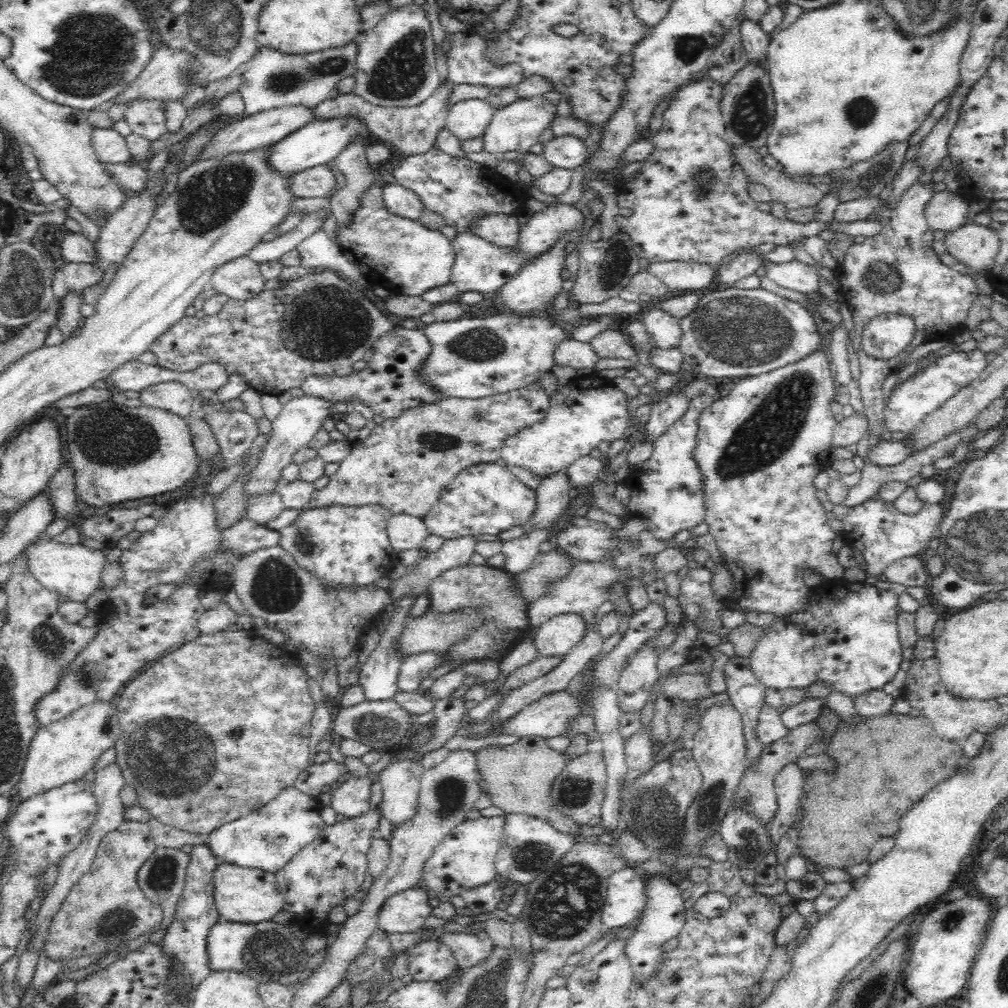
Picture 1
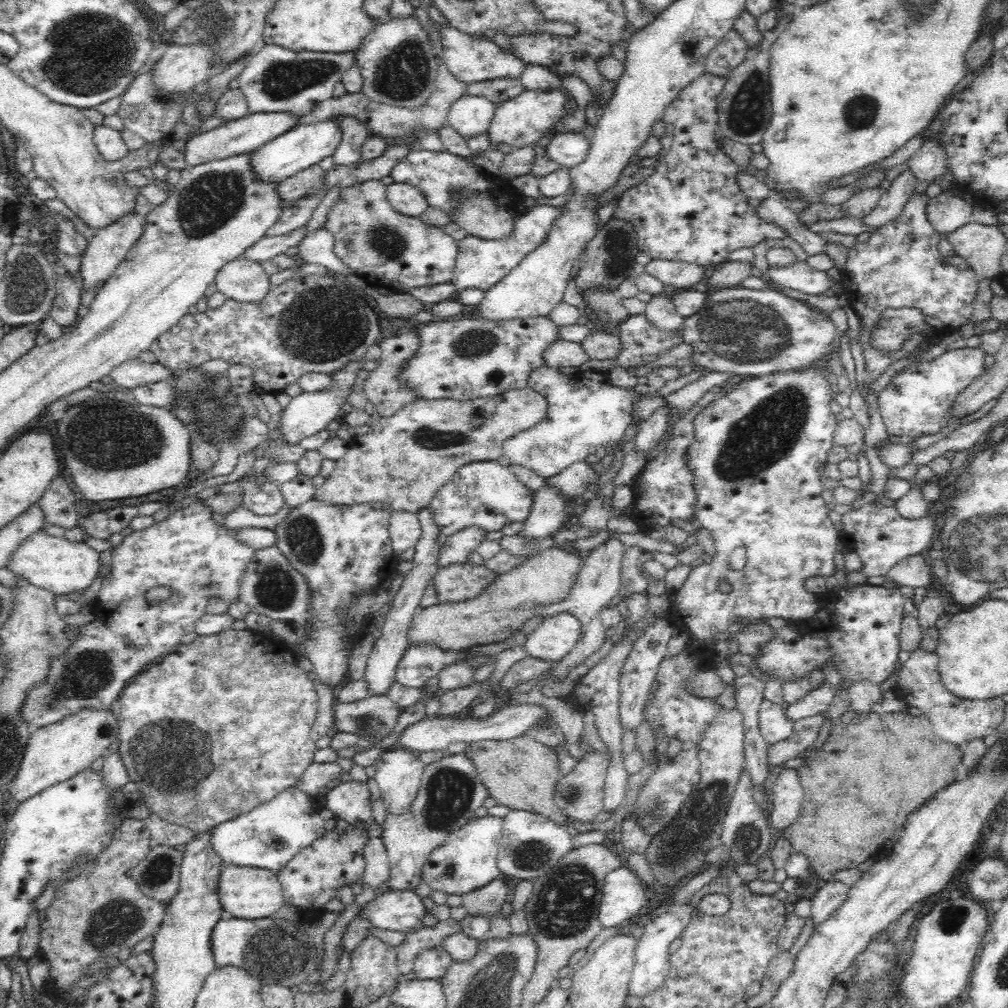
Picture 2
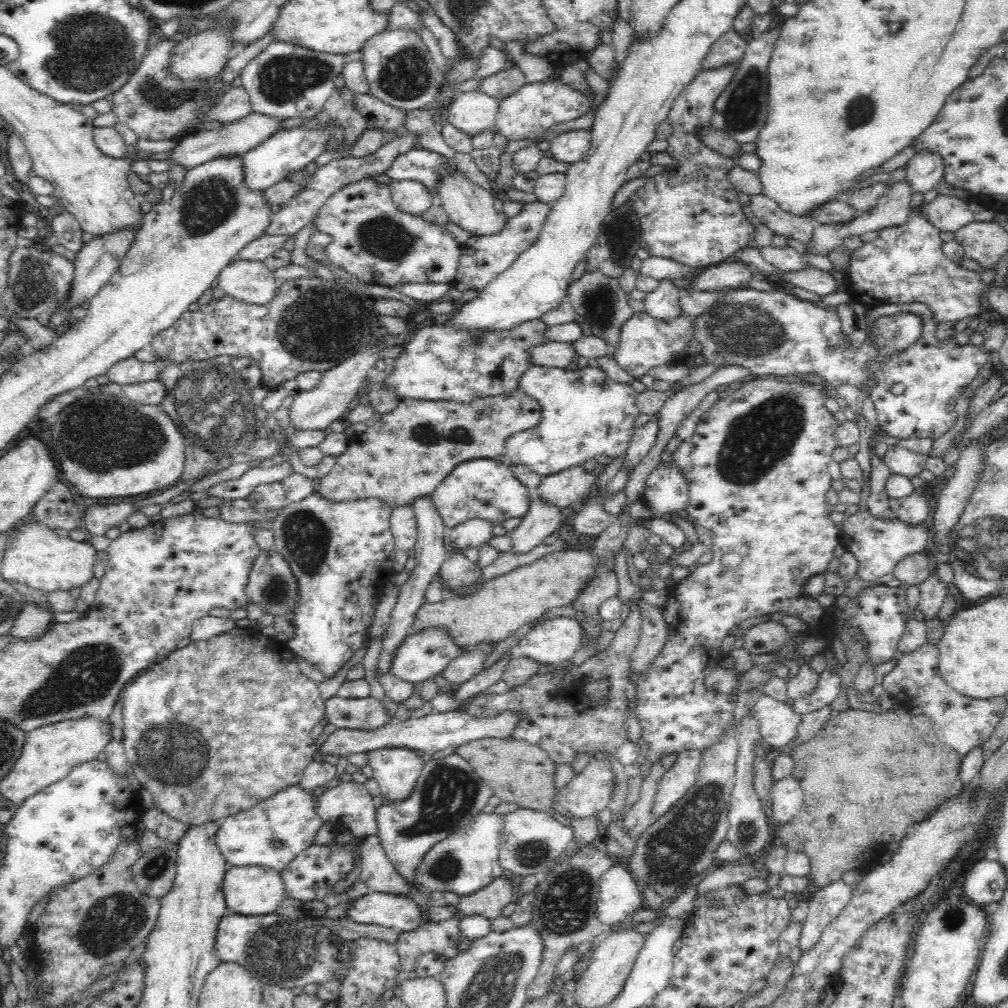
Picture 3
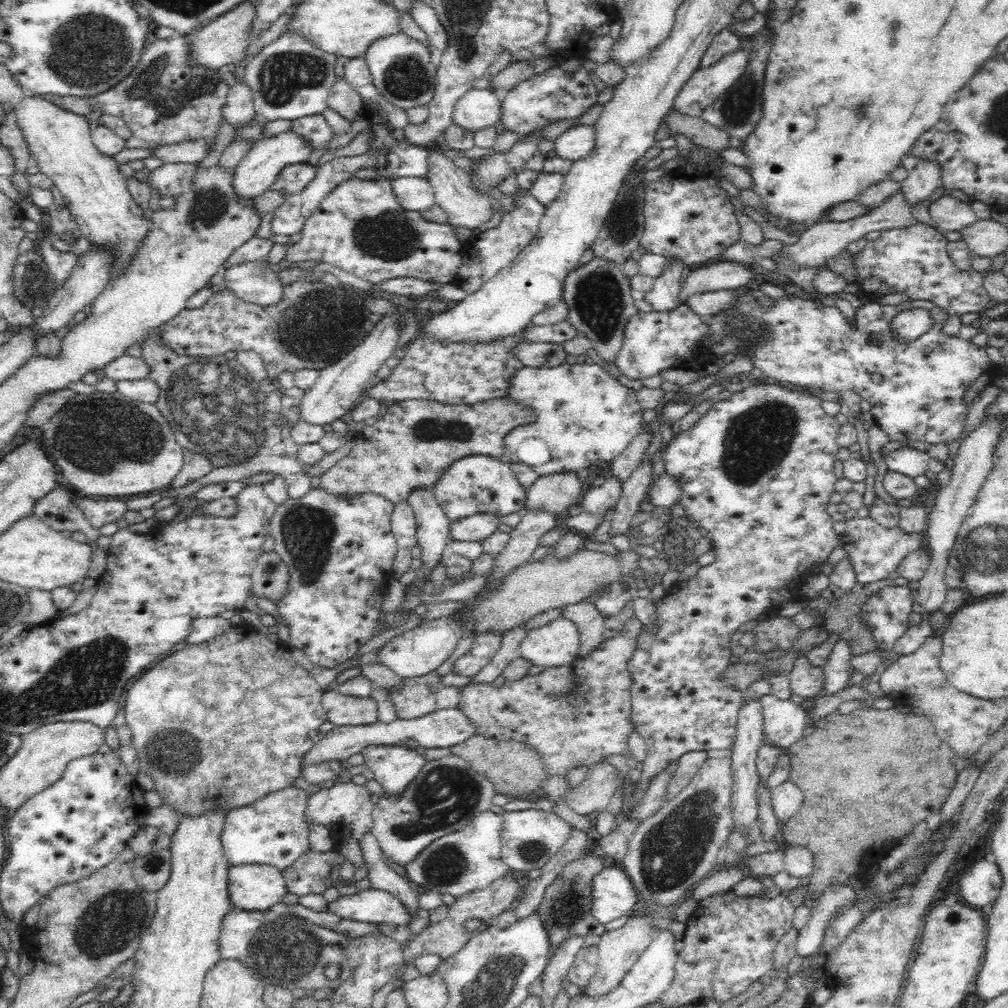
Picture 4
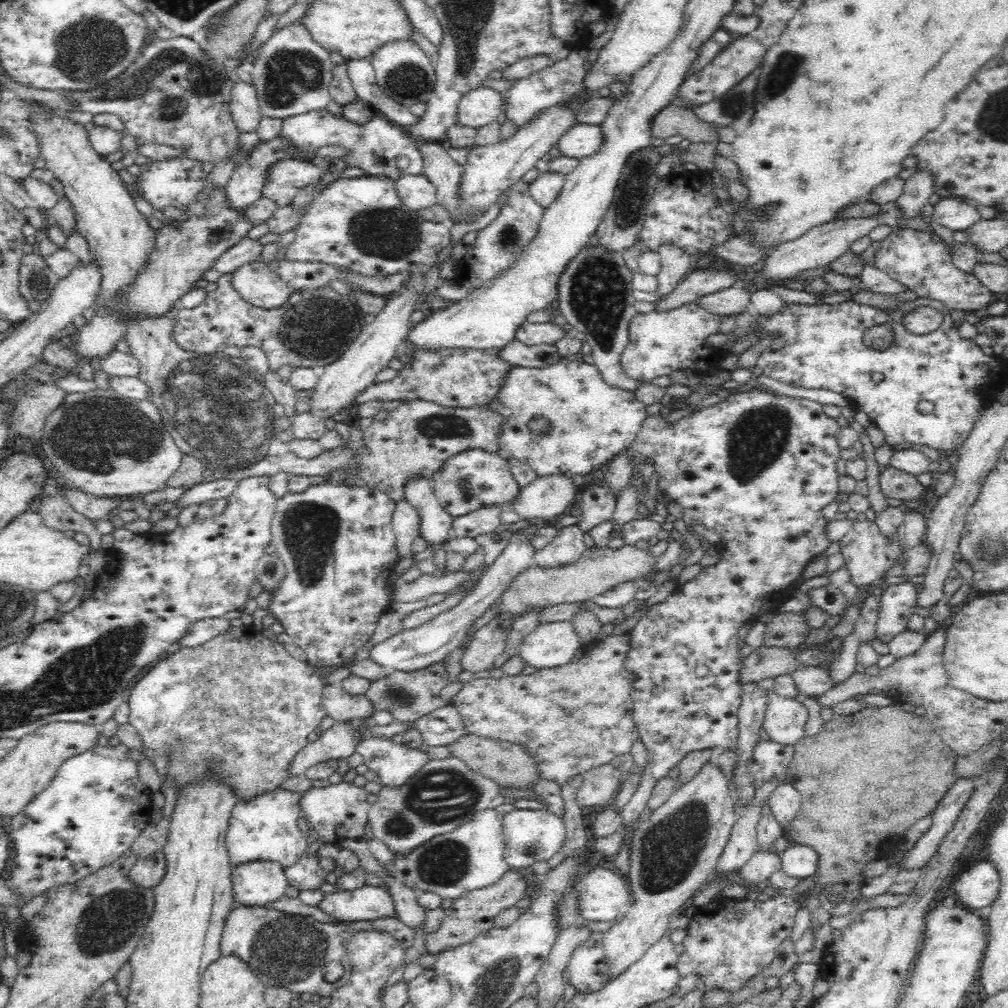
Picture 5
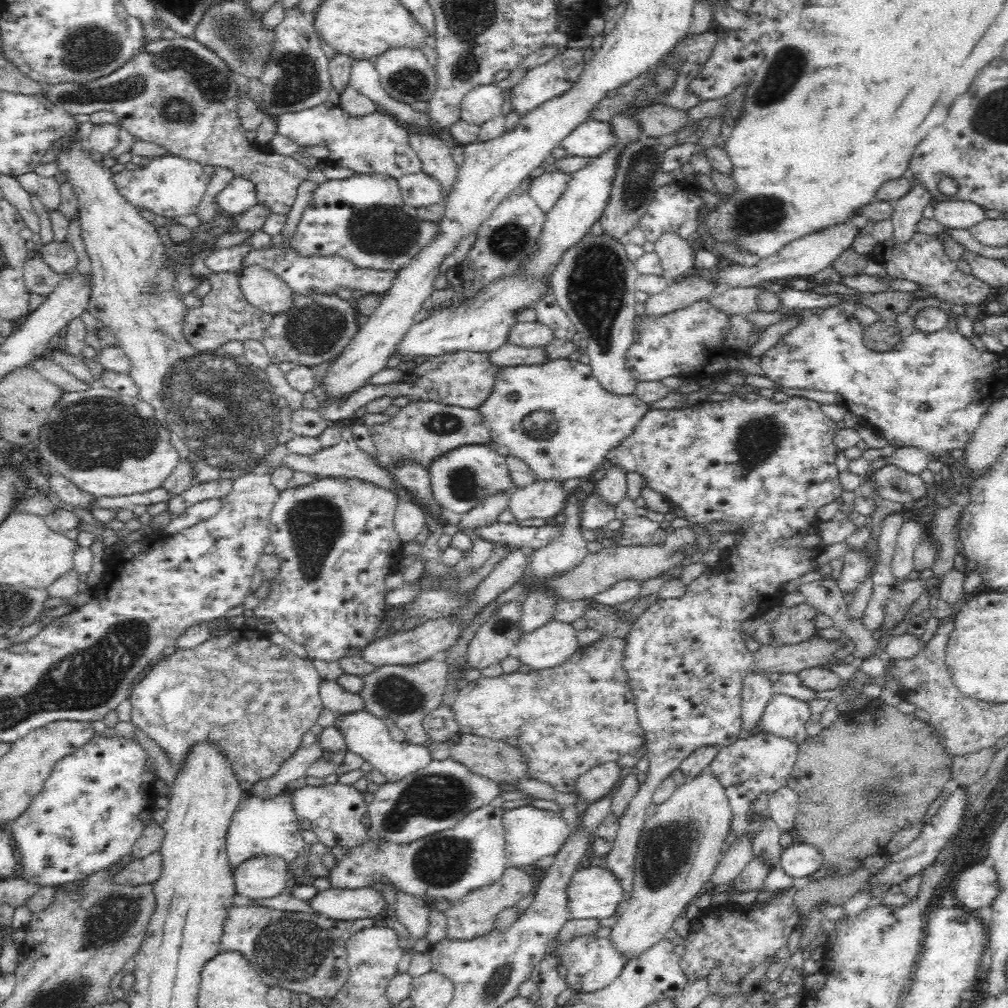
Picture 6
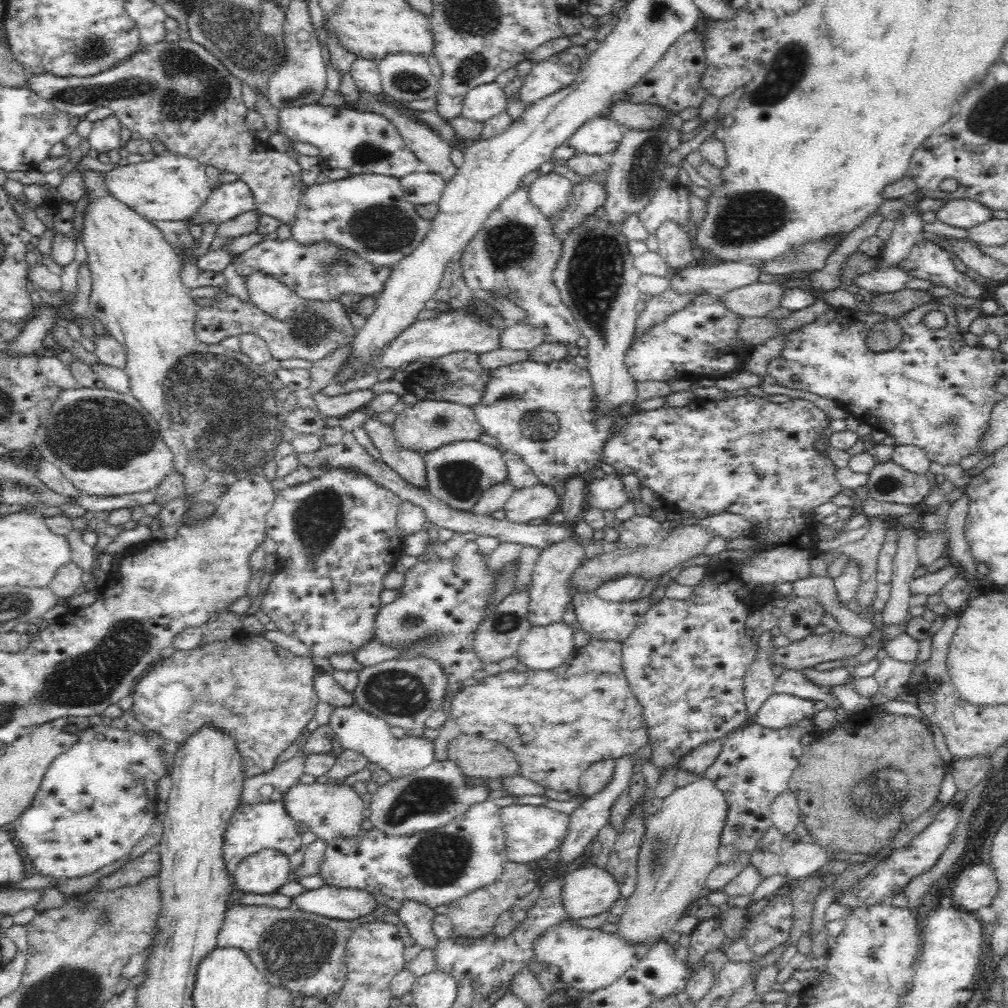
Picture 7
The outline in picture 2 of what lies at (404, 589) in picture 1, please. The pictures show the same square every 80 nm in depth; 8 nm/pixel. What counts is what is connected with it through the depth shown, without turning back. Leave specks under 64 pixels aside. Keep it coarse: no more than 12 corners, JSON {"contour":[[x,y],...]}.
{"contour":[[478,526],[448,535],[440,549],[440,567],[466,562],[487,538]]}

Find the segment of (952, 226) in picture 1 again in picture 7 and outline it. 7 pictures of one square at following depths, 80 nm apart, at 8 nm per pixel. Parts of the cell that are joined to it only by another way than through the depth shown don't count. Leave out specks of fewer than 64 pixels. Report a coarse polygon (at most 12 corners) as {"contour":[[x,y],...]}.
{"contour":[[951,199],[937,221],[968,230],[994,218],[971,199]]}

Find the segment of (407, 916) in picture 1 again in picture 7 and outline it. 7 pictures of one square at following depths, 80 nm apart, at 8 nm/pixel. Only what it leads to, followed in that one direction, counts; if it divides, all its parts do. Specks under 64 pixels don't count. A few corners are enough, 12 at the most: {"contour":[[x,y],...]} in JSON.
{"contour":[[324,884],[290,897],[292,907],[353,920],[376,908],[366,890]]}

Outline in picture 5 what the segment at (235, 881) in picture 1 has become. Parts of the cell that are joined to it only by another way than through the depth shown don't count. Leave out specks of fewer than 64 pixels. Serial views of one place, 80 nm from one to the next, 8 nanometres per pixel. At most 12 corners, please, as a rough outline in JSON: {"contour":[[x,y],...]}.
{"contour":[[254,860],[231,869],[234,900],[268,906],[284,896],[285,868]]}

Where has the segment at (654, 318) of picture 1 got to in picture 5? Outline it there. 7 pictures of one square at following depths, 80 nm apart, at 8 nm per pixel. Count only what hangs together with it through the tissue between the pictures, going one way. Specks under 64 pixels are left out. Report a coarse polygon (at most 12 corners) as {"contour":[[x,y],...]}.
{"contour":[[672,243],[658,246],[662,263],[655,296],[673,292],[694,257]]}

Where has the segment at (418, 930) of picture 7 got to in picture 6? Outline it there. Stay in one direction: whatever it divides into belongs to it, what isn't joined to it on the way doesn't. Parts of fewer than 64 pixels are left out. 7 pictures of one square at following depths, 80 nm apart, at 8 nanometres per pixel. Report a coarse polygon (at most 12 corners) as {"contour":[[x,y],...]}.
{"contour":[[396,893],[395,914],[412,937],[425,938],[432,905]]}

